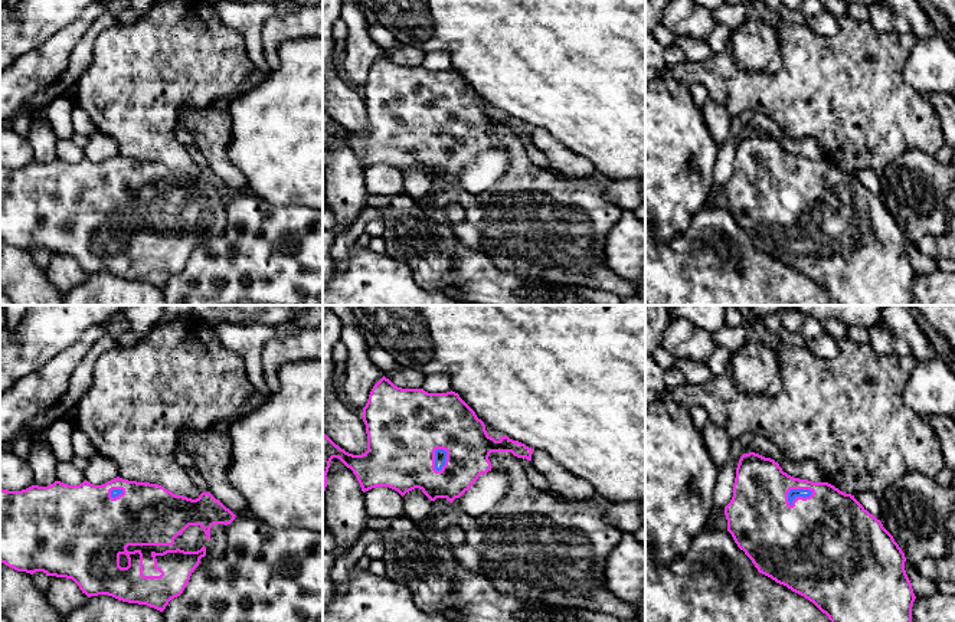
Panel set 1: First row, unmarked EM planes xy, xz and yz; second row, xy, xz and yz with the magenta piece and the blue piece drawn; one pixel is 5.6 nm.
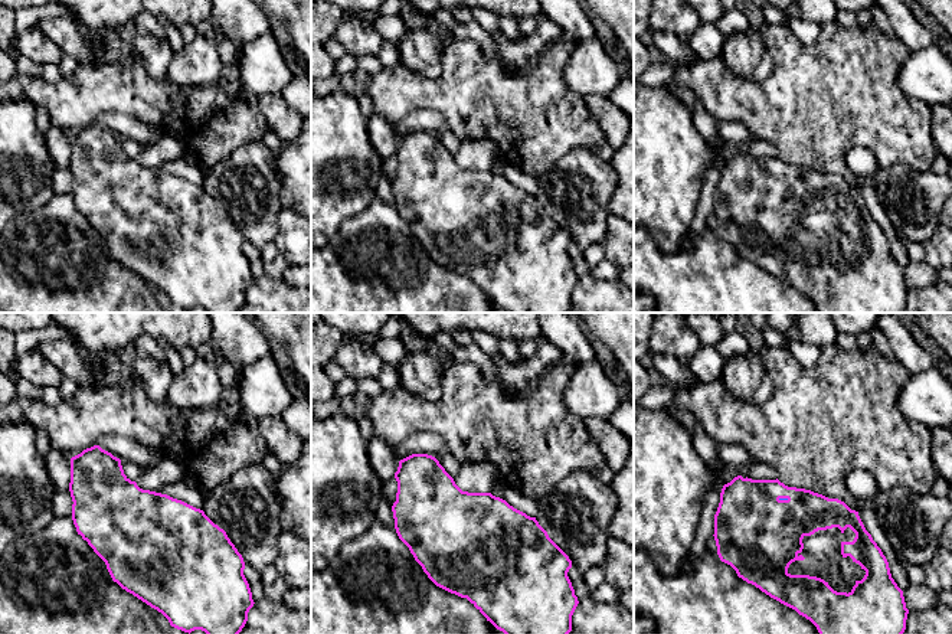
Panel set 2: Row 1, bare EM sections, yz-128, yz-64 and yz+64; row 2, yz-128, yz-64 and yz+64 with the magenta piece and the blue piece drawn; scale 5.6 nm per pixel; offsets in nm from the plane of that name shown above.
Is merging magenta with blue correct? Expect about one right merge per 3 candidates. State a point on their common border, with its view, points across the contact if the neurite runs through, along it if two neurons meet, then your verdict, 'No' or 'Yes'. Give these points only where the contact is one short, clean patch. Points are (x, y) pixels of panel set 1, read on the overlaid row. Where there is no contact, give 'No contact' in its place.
Touches magenta at yz (800, 497). Path across: yz (818, 537), (800, 516), (800, 497), (794, 493). Yes

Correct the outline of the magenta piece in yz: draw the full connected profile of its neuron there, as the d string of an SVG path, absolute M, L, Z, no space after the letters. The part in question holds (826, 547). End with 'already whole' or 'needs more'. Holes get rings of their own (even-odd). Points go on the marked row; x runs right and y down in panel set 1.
M743 454L736 468L733 497L725 507L727 531L735 543L752 560L759 573L812 602L831 622L912 622L912 606L916 599L905 570L905 553L882 521L870 514L851 494L846 494L828 482L812 482L788 475L778 462L759 454Z; needs more

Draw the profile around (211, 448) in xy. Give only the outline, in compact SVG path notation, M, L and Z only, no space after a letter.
M213 425L203 431L180 432L179 449L190 454L197 472L209 485L209 492L235 515L246 514L246 501L228 478L230 436Z

